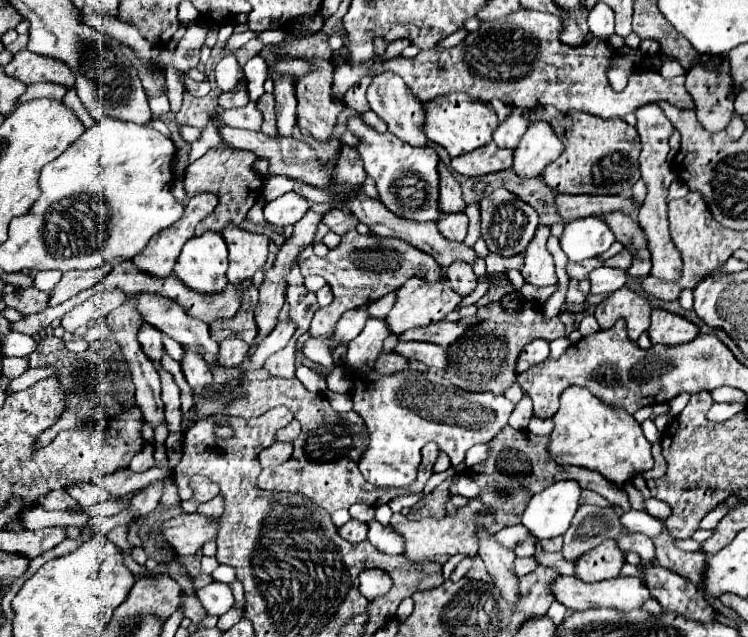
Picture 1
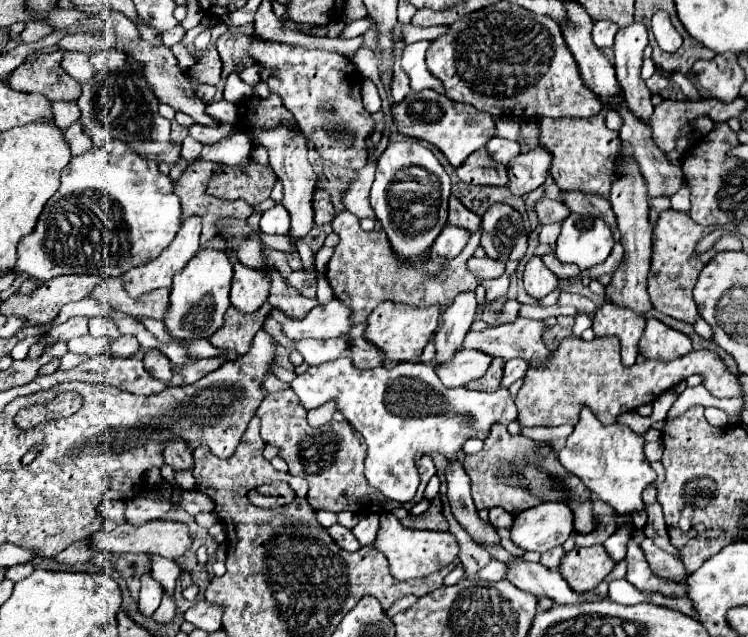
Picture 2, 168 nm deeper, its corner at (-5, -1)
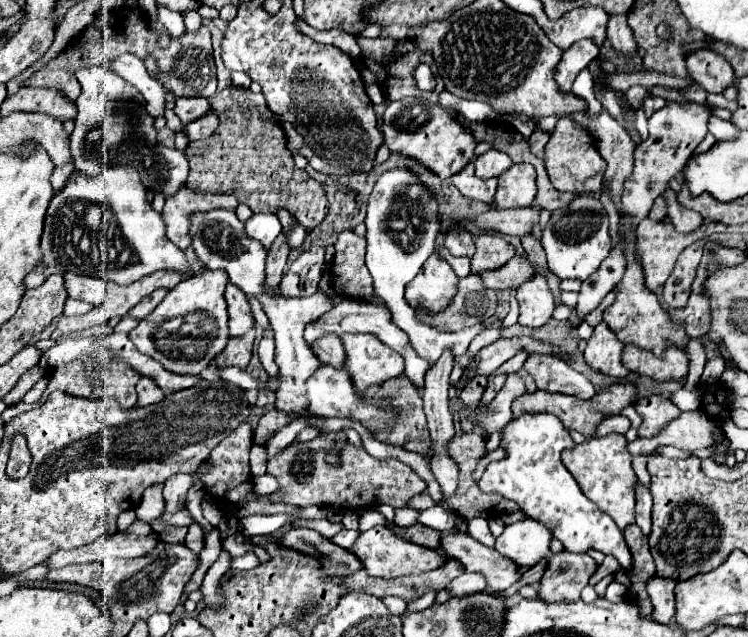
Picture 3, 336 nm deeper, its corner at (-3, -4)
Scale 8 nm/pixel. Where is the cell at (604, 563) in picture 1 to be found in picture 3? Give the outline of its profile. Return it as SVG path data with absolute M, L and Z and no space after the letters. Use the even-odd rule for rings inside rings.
M560 552L548 558L546 574L540 580L540 598L546 602L576 602L580 600L580 592L588 586L592 574L598 570L598 564L588 554L572 554Z

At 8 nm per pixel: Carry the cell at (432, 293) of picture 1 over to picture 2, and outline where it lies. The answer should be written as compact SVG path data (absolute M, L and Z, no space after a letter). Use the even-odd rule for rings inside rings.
M386 301L386 303L380 303L372 311L372 315L368 317L364 337L368 341L372 341L372 345L376 345L384 351L386 361L396 361L396 363L414 361L416 357L420 357L420 351L430 341L432 331L438 325L438 317L440 317L440 307L414 309L414 307L406 307L406 305Z

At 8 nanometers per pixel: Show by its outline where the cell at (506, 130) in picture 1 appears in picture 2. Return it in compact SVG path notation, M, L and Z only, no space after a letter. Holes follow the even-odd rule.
M492 137L486 145L486 151L496 163L506 165L512 157L516 157L520 153L520 145L516 141L506 141L506 139L500 139L500 137Z

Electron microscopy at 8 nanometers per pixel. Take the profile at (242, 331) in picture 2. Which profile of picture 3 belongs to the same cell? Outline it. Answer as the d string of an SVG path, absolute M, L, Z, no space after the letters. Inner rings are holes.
M252 328L250 332L246 332L240 338L230 338L224 352L216 356L216 364L220 368L224 366L240 366L246 368L250 358L252 358L252 348L254 348L254 336L256 336L256 328Z

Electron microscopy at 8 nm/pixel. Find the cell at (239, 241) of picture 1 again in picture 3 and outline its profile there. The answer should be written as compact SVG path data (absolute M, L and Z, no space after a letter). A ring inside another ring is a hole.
M228 284L226 286L226 302L228 302L228 326L230 326L230 336L242 336L254 326L254 314L250 308L250 302L238 286Z

